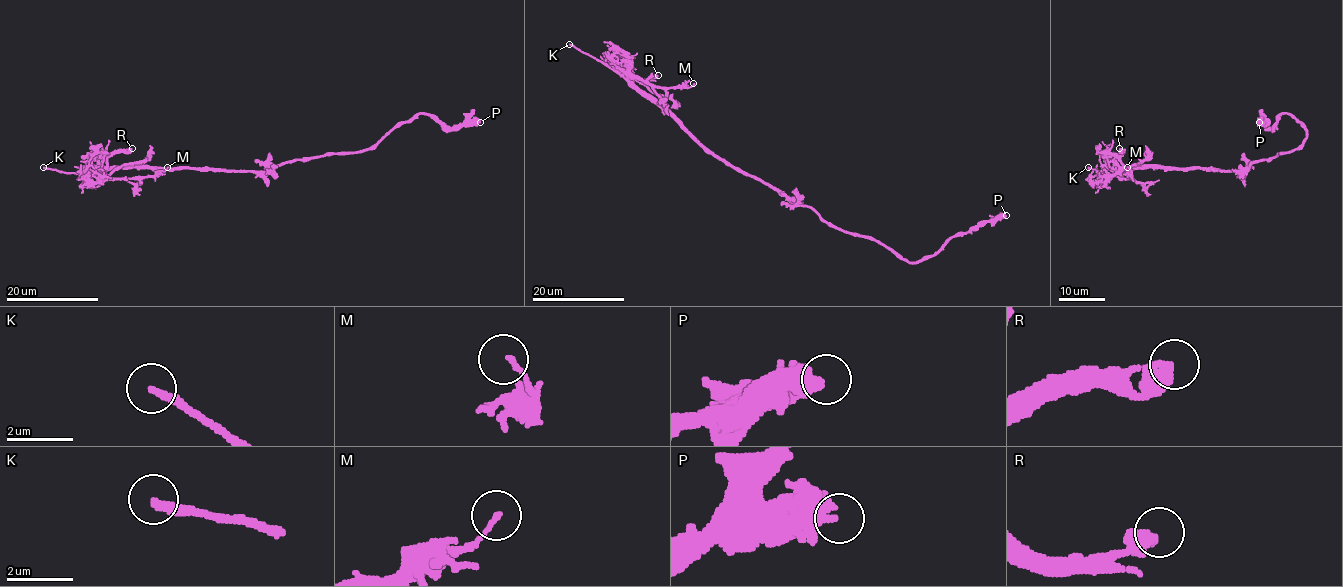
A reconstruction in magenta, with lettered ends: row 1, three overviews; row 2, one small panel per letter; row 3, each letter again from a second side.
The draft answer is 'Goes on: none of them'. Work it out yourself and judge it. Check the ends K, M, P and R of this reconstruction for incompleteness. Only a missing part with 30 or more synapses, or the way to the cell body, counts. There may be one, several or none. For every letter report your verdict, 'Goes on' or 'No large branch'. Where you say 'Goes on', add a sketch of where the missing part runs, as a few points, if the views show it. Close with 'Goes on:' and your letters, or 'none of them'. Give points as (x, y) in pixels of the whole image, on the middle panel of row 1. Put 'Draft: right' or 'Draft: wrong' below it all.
K: Goes on
M: No large branch
P: No large branch
R: No large branch
Goes on: K
Draft: wrong

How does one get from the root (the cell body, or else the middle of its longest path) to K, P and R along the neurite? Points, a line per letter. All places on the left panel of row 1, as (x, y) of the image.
K: (263, 171), (103, 167), (94, 173), (74, 174), (43, 167)
P: (263, 171), (324, 154), (369, 150), (422, 113), (452, 128), (480, 122)
R: (263, 171), (108, 167), (109, 157), (132, 148)

